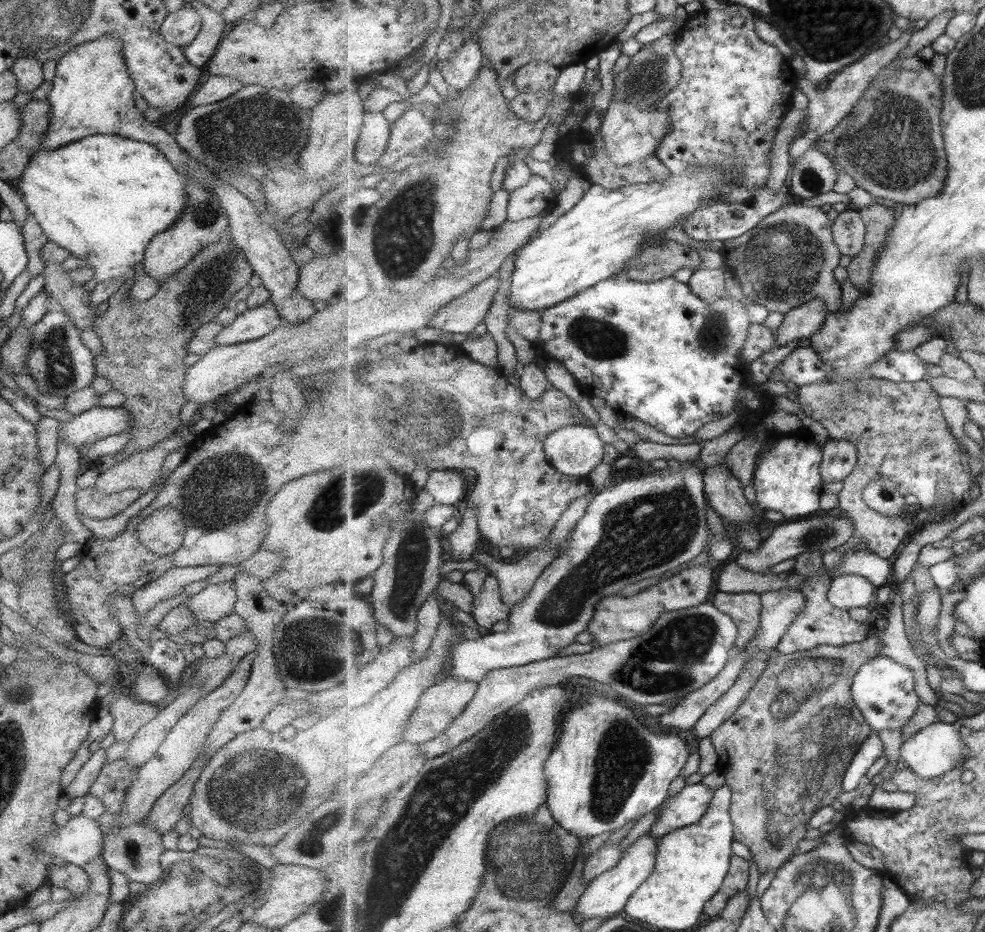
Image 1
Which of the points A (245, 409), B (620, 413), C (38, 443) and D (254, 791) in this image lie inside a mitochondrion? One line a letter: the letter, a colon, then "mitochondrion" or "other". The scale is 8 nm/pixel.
A: other
B: other
C: other
D: mitochondrion

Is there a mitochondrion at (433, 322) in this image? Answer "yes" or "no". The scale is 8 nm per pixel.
no

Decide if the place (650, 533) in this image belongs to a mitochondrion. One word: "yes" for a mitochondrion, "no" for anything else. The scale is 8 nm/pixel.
yes

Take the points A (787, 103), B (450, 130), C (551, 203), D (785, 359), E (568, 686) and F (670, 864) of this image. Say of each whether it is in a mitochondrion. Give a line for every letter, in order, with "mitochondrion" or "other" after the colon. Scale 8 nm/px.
A: other
B: mitochondrion
C: other
D: other
E: other
F: other

